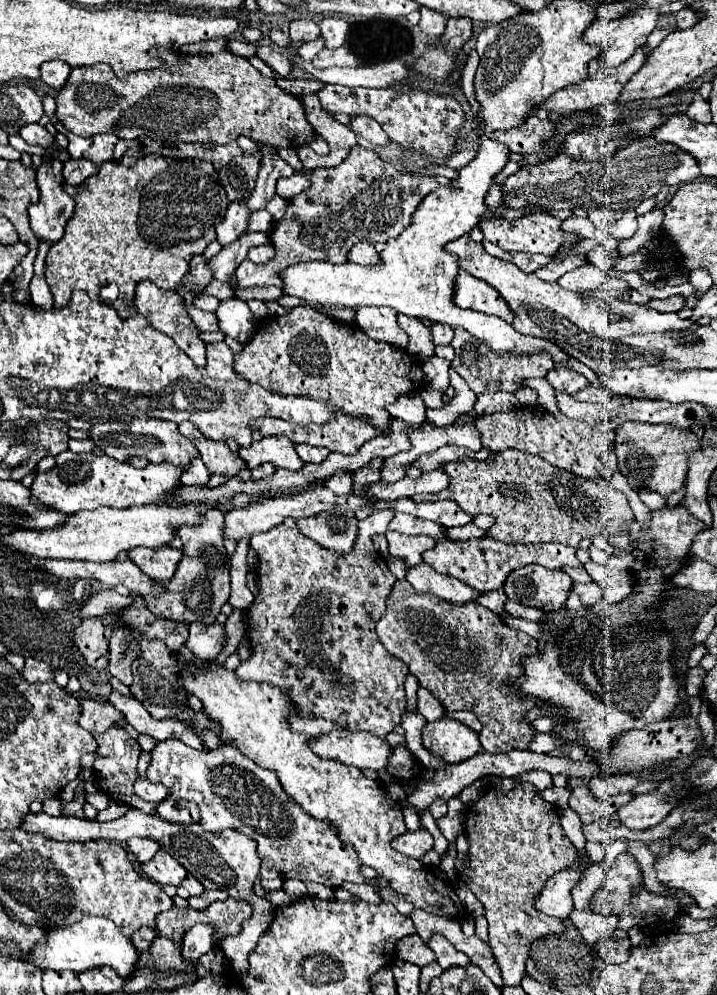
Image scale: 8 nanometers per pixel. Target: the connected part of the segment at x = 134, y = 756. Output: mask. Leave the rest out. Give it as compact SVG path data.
M114 727L114 729L108 729L106 733L102 735L94 735L94 739L98 741L98 753L102 755L102 759L94 761L94 771L96 771L96 779L102 787L102 791L114 799L114 801L120 801L120 803L126 803L126 805L132 805L144 813L150 815L150 811L154 811L154 803L148 803L148 801L142 801L140 797L136 797L132 785L134 781L138 779L138 773L136 773L136 763L138 763L138 755L140 755L140 745L136 743L136 739L132 739L128 735L126 729L120 729L120 727Z

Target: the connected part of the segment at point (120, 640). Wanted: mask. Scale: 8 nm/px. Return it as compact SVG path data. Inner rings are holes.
M134 595L132 597L134 603L130 607L124 607L116 621L114 621L114 627L110 631L110 663L108 663L108 671L112 677L120 679L124 685L130 685L132 683L132 663L134 659L138 657L138 641L140 639L160 639L166 643L166 647L170 651L176 651L184 645L186 637L188 637L188 625L186 623L174 623L170 619L164 619L164 617L156 617L148 605L146 605L146 599L142 595Z

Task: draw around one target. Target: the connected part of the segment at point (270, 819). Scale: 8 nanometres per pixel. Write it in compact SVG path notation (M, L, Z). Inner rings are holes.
M178 739L170 741L158 741L154 751L150 753L152 761L148 765L146 777L150 783L160 783L168 789L168 795L174 795L184 801L192 801L200 807L200 825L208 831L222 831L222 829L234 829L244 833L246 837L254 839L258 843L258 849L262 853L262 879L300 879L300 881L316 881L322 885L328 885L332 889L338 889L344 881L352 883L372 883L372 879L364 879L360 875L360 861L356 857L356 851L352 845L346 845L338 839L338 835L324 823L308 813L304 813L298 803L294 803L292 797L288 797L278 783L274 769L262 769L252 759L242 755L236 747L224 745L214 751L198 751L188 745L184 745Z

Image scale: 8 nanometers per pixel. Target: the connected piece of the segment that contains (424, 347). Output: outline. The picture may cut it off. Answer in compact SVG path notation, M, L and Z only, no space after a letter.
M398 315L398 325L410 335L410 345L408 345L410 353L418 351L418 359L422 361L434 355L434 345L430 341L430 329L420 319Z

